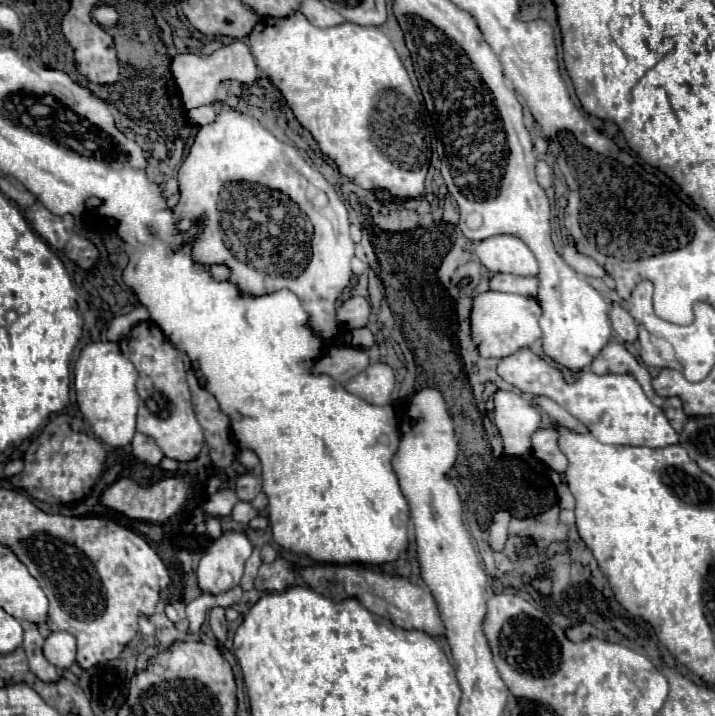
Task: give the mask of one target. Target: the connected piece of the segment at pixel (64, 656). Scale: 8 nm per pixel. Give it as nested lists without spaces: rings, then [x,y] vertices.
[[[65,631],[51,633],[43,645],[45,659],[59,669],[67,669],[75,663],[75,651],[77,651],[77,641],[75,637],[71,637],[71,633]]]

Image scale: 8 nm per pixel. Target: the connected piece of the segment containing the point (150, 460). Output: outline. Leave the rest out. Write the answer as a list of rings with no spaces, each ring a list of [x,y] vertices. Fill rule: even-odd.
[[[135,433],[131,449],[133,449],[133,455],[145,465],[159,465],[159,461],[163,459],[163,453],[155,445],[155,441],[143,433]]]

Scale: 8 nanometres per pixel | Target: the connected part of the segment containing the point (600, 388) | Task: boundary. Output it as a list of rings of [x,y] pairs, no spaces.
[[[519,349],[511,357],[505,357],[497,365],[497,373],[511,385],[521,391],[545,395],[565,407],[573,417],[583,421],[589,431],[601,441],[611,445],[645,445],[645,447],[667,447],[679,443],[677,431],[671,427],[665,413],[653,405],[641,385],[631,375],[595,375],[591,371],[583,371],[581,379],[567,383],[557,371],[555,365],[545,363],[529,349]]]

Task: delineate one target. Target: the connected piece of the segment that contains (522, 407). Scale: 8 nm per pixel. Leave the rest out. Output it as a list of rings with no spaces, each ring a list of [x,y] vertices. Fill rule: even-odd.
[[[497,391],[495,397],[495,425],[501,431],[505,453],[507,455],[517,455],[517,457],[527,457],[531,455],[531,435],[541,427],[541,415],[539,411],[527,403],[521,395],[513,395],[511,391]]]

